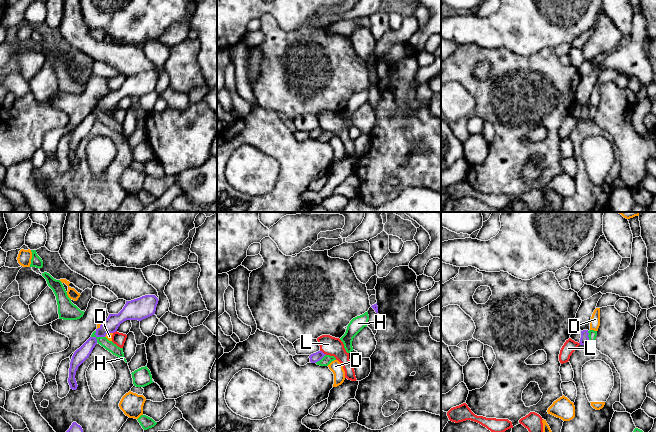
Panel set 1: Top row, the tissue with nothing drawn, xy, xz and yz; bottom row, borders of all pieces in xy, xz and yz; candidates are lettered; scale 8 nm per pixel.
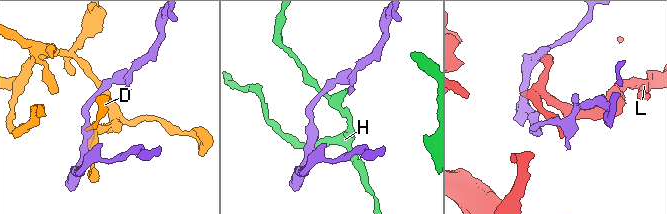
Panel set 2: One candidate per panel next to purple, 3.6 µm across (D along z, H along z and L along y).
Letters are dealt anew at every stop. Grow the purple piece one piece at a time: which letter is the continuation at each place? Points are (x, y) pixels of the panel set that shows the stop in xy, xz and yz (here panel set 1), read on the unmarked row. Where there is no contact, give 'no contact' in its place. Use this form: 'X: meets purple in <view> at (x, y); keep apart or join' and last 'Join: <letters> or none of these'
D: meets purple in xy at (108, 108); keep apart
H: meets purple in xy at (97, 112); keep apart
L: meets purple in xz at (322, 128); keep apart
Join: none of these

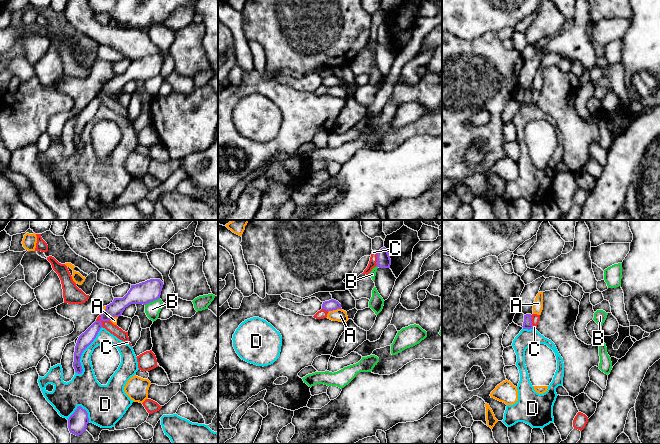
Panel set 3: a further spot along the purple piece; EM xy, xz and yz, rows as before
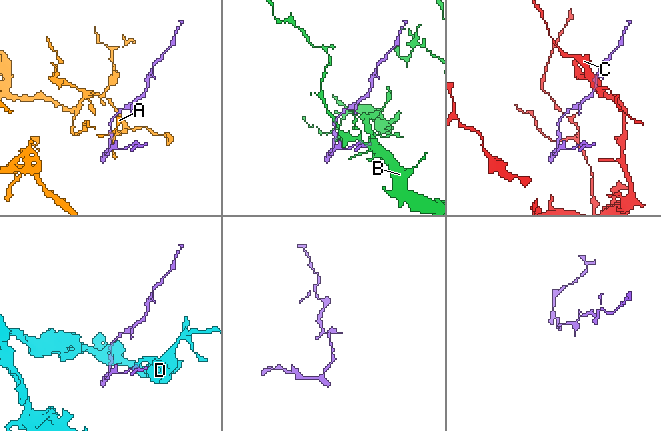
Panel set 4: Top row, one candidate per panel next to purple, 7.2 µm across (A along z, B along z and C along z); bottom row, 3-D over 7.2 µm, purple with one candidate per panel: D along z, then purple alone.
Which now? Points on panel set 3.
A: meets purple in xz at (334, 85); keep apart
B: meets purple in xy at (152, 77); keep apart
C: meets purple in xy at (102, 96); keep apart
D: meets purple in xy at (82, 128); keep apart
Join: none of these

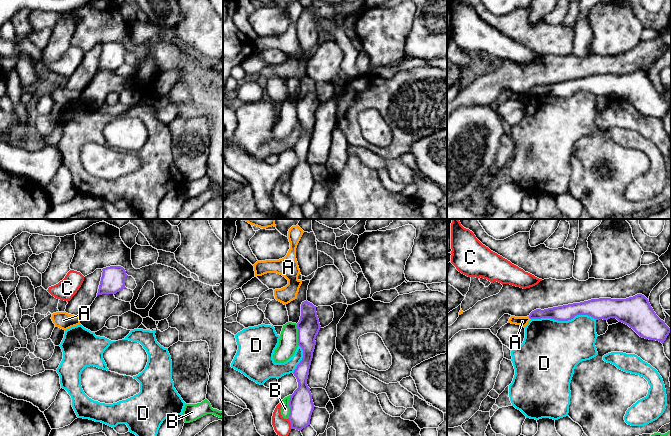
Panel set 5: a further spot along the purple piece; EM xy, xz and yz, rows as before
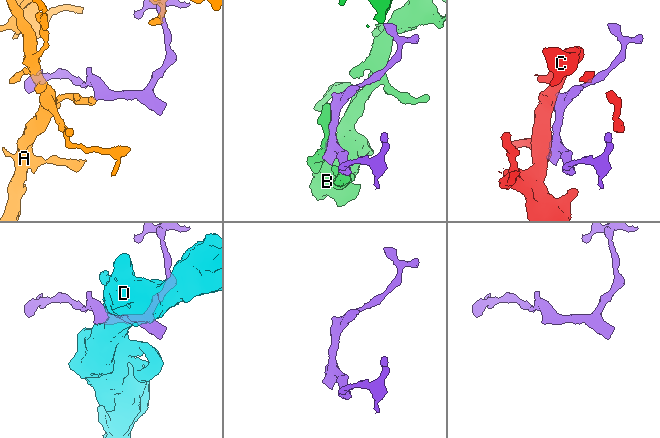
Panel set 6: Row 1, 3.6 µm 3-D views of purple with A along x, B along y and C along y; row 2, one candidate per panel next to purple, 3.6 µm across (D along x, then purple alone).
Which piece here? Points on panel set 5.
A: meets purple in yz at (529, 93); keep apart
B: meets purple in xz at (290, 183); keep apart
C: meets purple in xz at (291, 200); keep apart
D: meets purple in yz at (564, 96); keep apart
Join: none of these

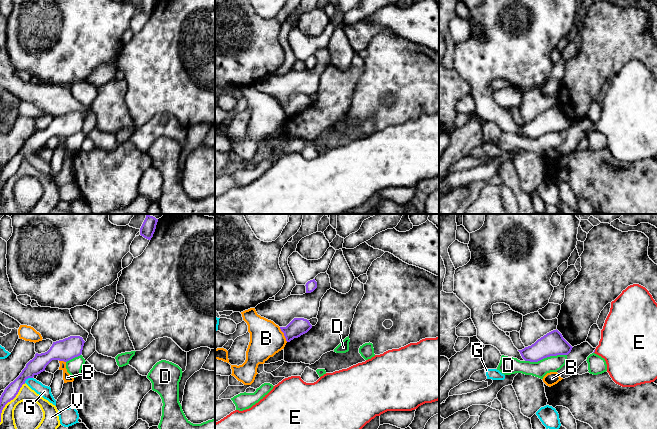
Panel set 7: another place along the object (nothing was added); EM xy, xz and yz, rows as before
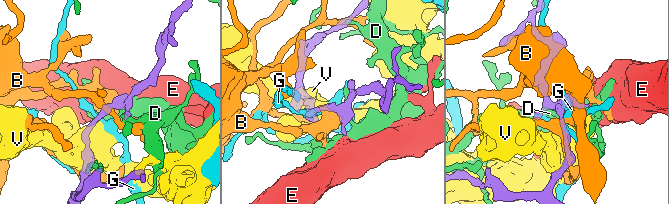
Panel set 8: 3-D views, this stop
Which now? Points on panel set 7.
B: meets purple in xz at (284, 110); keep apart
D: meets purple in yz at (545, 133); keep apart
E: meets purple in yz at (594, 127); join
G: meets purple in xy at (28, 153); keep apart
V: meets purple in xy at (8, 177); keep apart
Join: E

